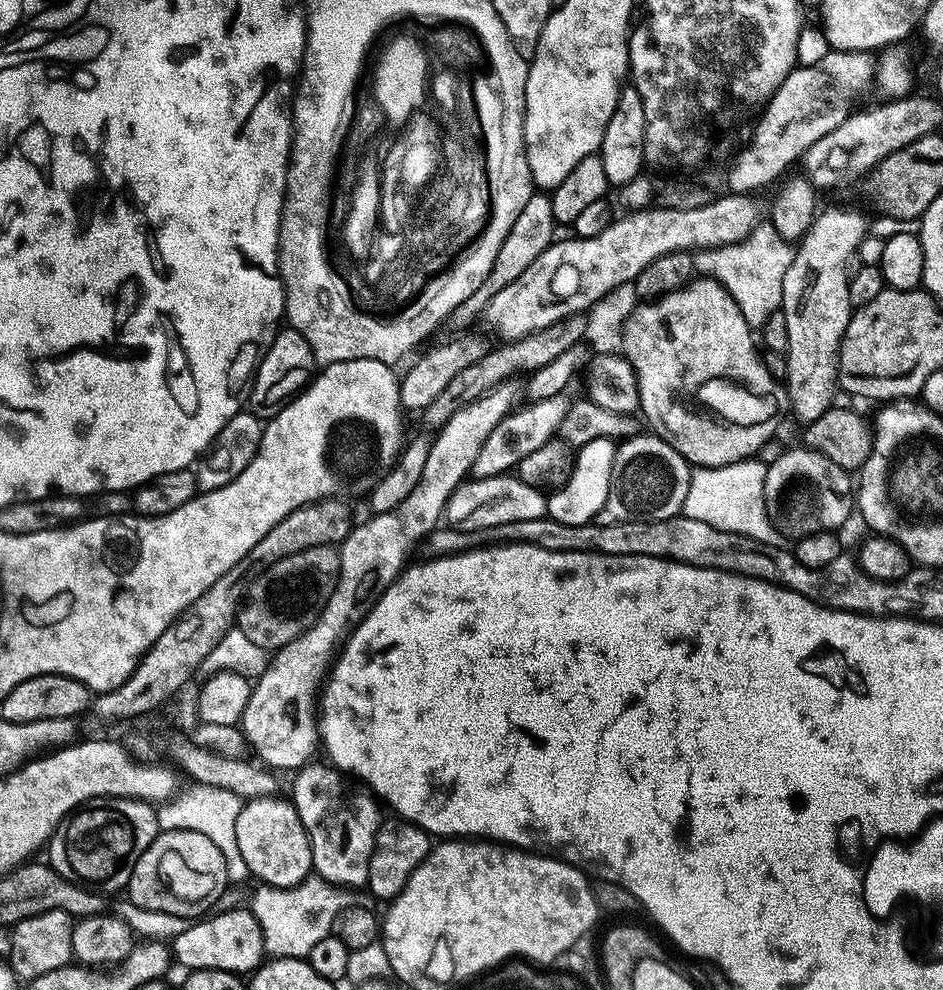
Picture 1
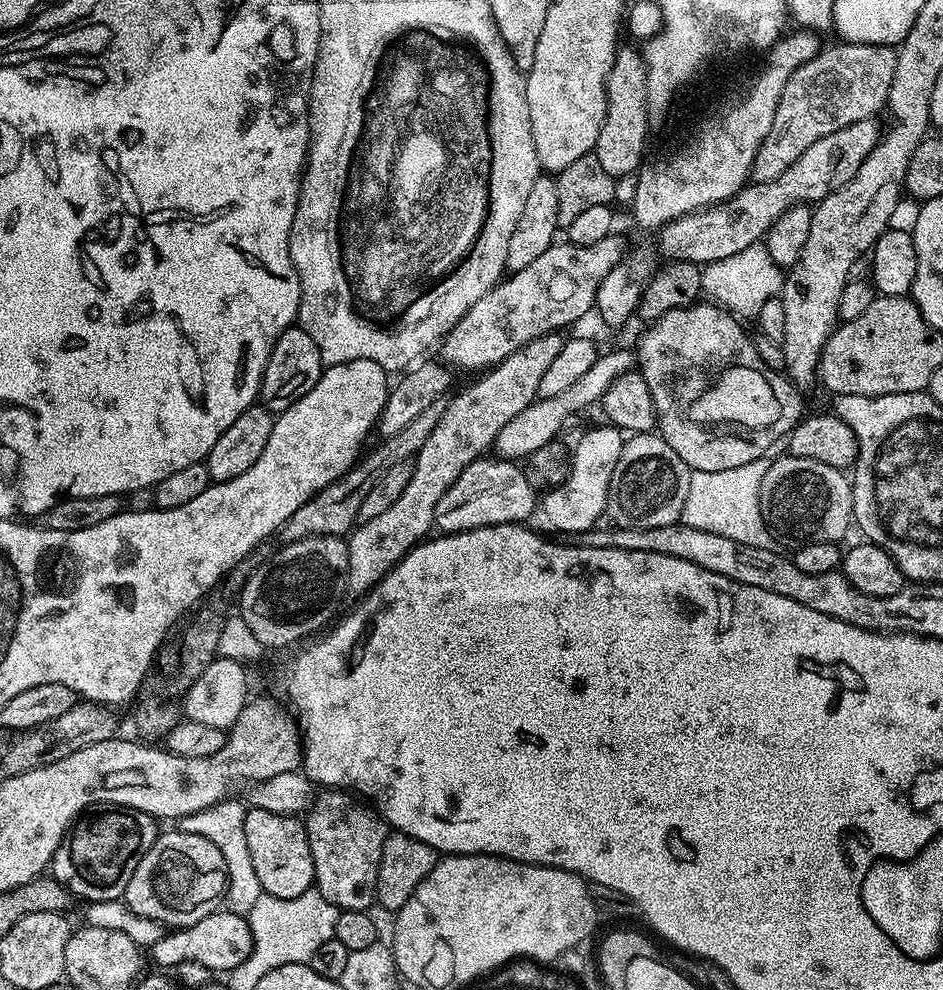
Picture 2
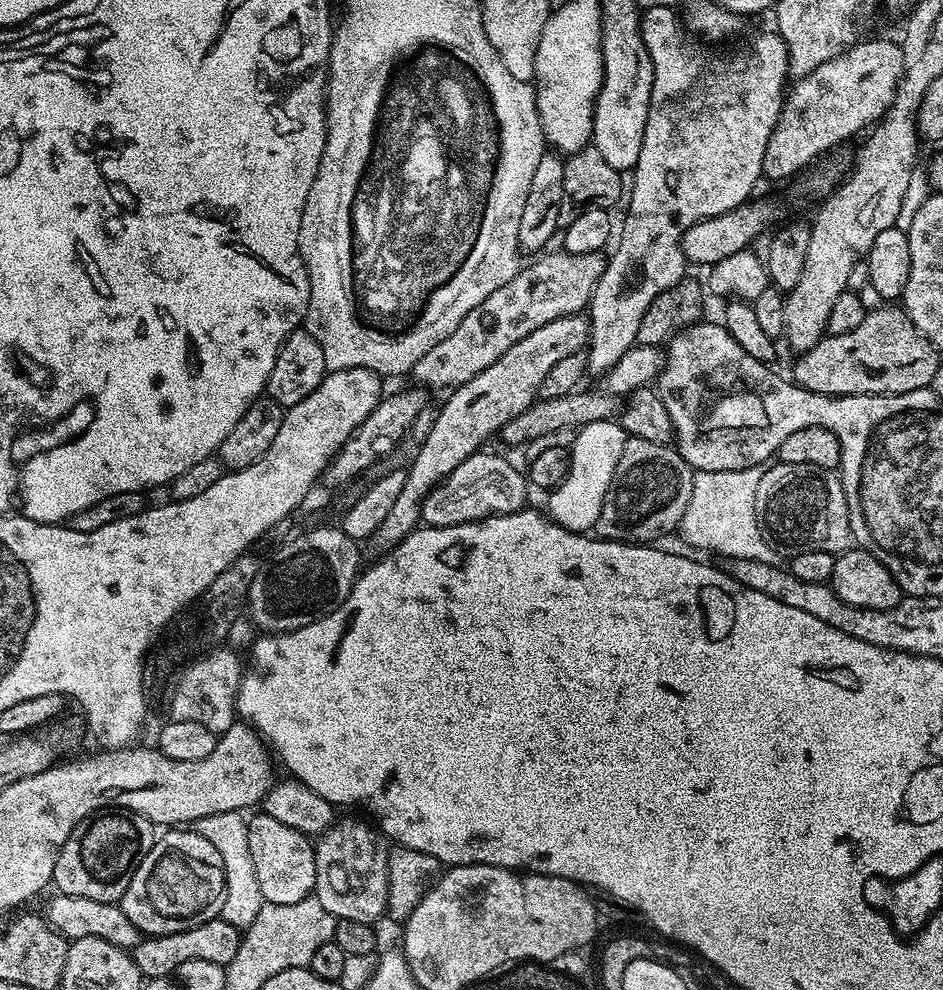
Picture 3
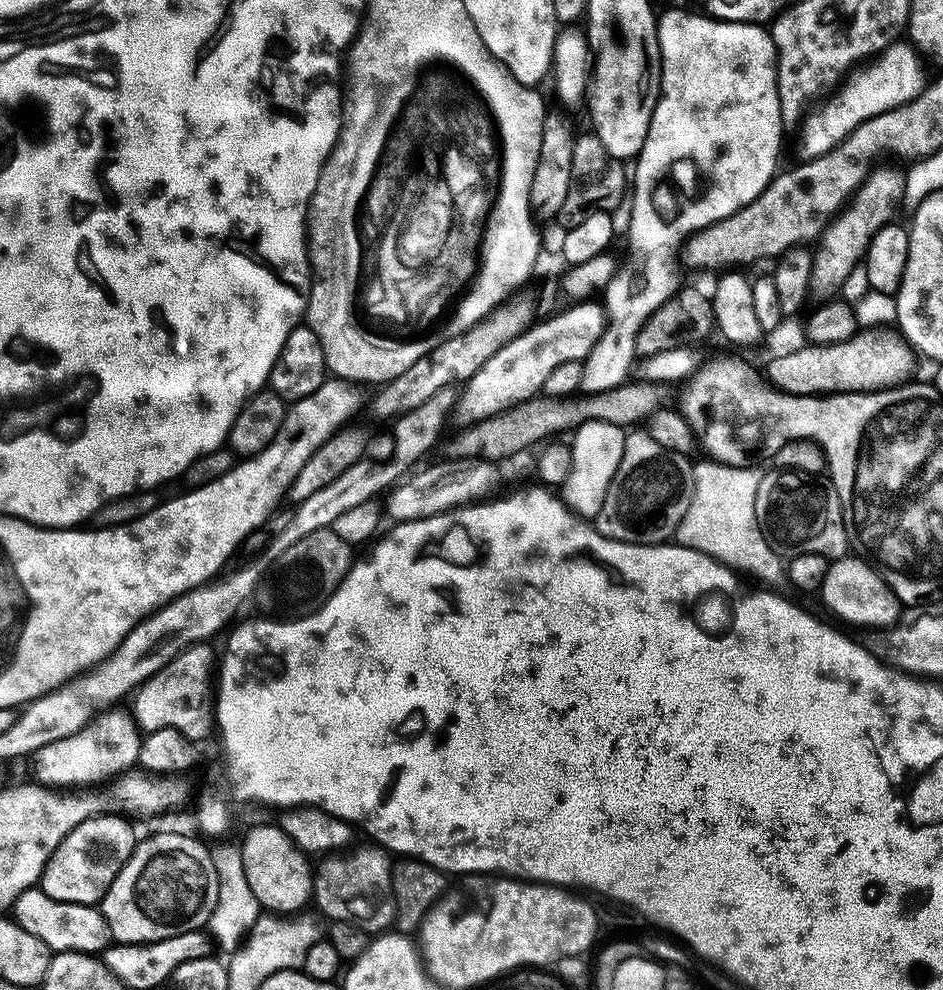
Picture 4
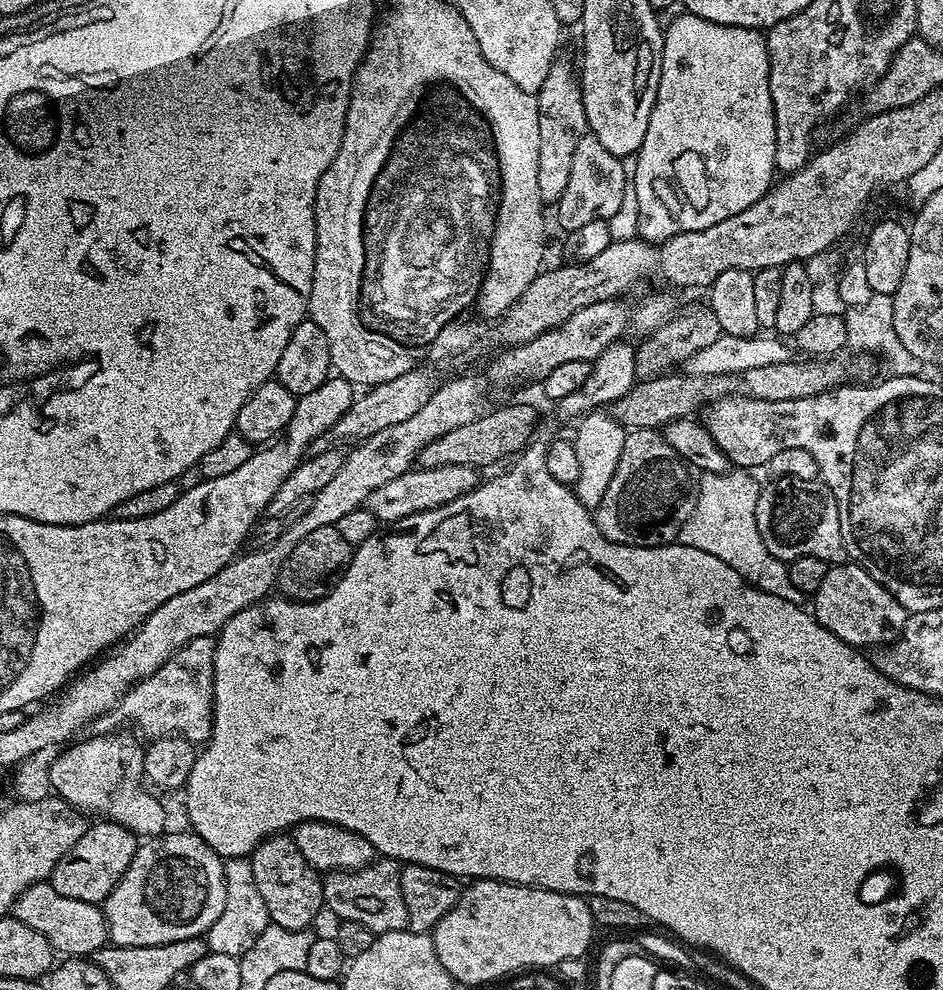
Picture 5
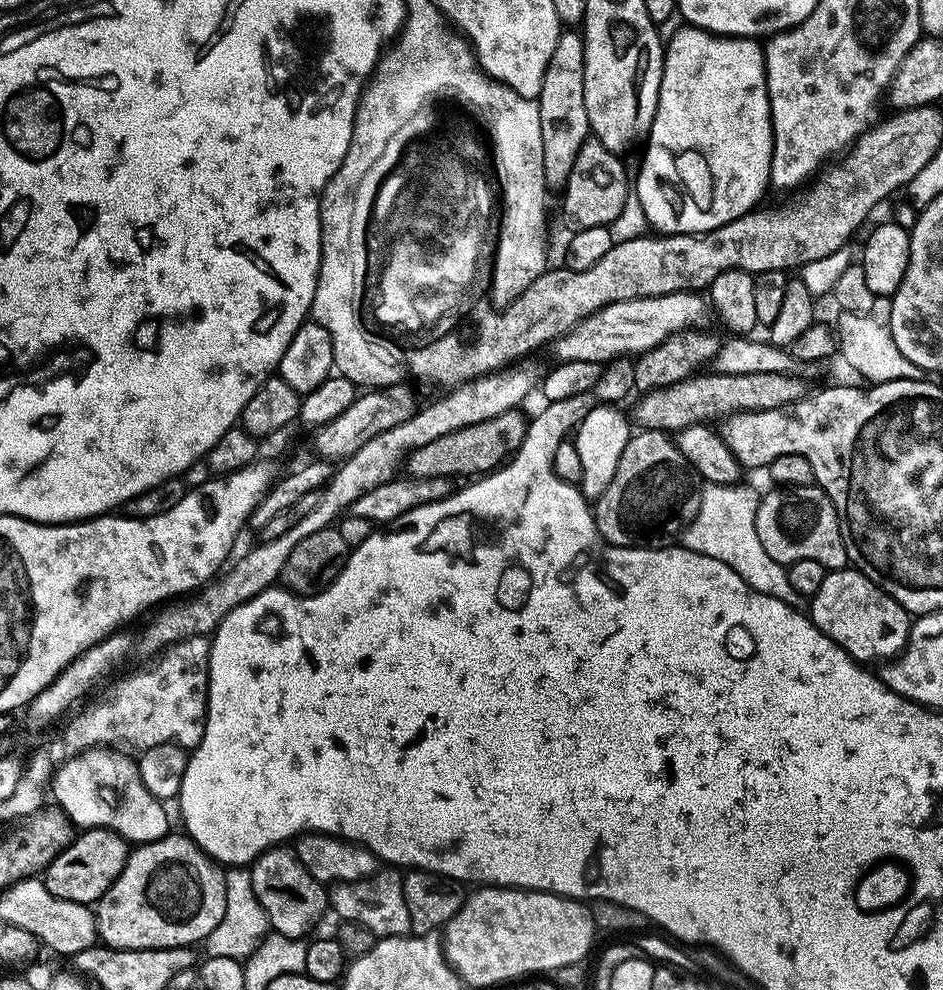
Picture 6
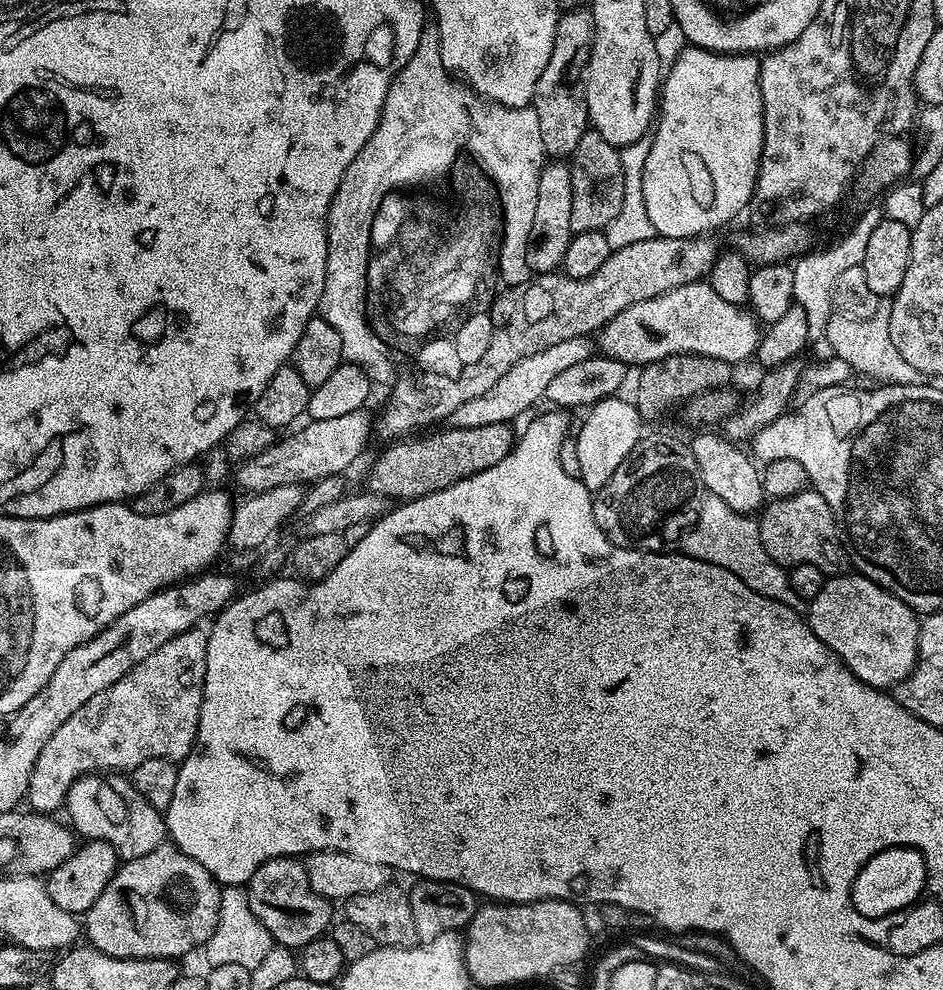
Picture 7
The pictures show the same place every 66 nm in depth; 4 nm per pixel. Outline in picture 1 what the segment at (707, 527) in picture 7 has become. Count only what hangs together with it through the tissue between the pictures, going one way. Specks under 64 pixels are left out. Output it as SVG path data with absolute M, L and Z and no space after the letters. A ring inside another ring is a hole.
M759 458L739 460L730 466L717 468L692 468L690 490L686 490L686 502L682 515L706 522L718 530L742 534L770 546L785 547L786 538L770 522L764 501L764 483L768 465Z

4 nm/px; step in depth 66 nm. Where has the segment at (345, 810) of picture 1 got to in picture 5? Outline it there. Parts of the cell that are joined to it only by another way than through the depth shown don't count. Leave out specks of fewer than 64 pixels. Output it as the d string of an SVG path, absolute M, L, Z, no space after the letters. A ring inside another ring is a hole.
M387 858L379 862L373 862L367 868L356 868L352 872L327 873L322 880L324 908L332 911L337 921L358 922L374 934L405 931L408 919L406 904L402 902L397 865Z

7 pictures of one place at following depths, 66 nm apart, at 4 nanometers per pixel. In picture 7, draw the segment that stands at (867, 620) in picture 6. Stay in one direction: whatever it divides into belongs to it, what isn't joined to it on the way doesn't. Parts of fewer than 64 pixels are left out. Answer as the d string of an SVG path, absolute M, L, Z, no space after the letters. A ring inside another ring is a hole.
M845 574L825 579L822 594L814 598L808 606L806 619L810 630L832 653L841 660L862 682L871 688L881 690L895 689L896 685L910 675L912 667L920 657L918 638L920 637L921 621L917 613L906 602L902 602L894 594L890 594L873 580L859 574Z

